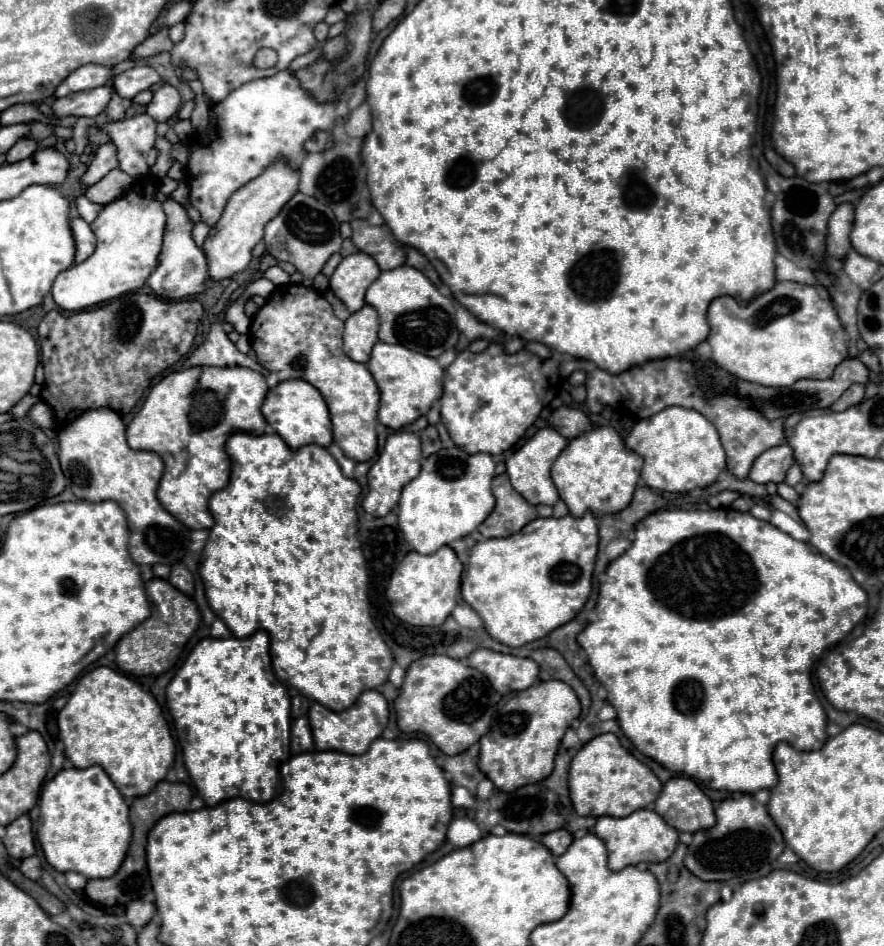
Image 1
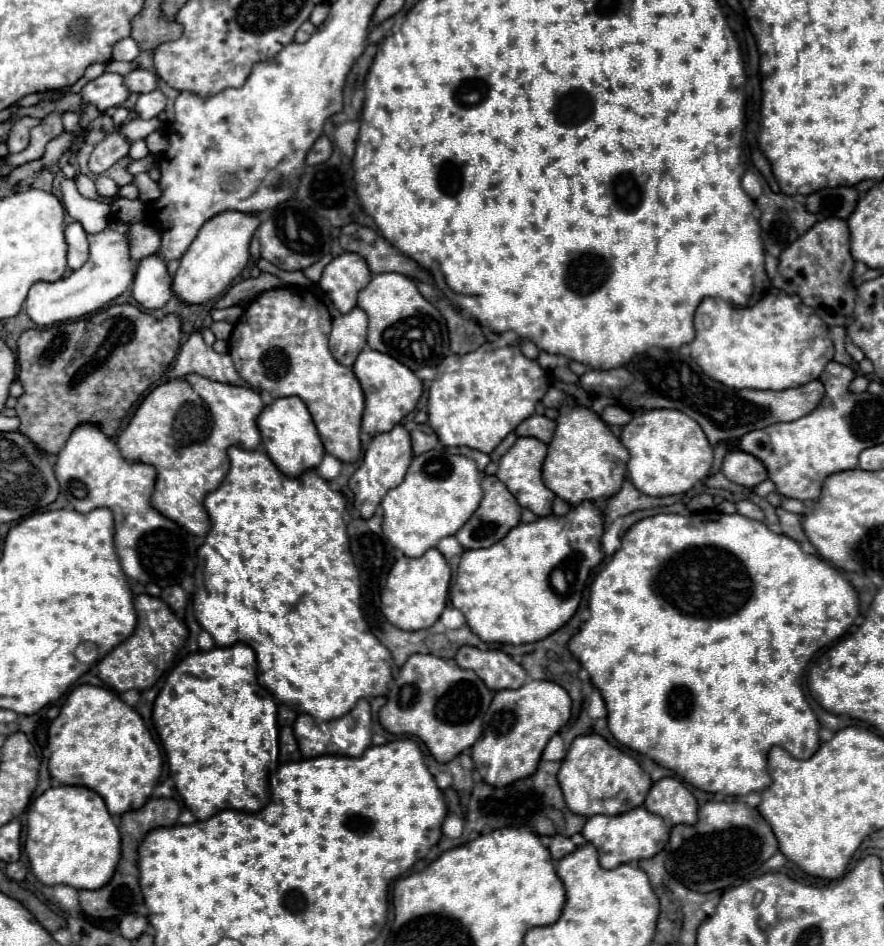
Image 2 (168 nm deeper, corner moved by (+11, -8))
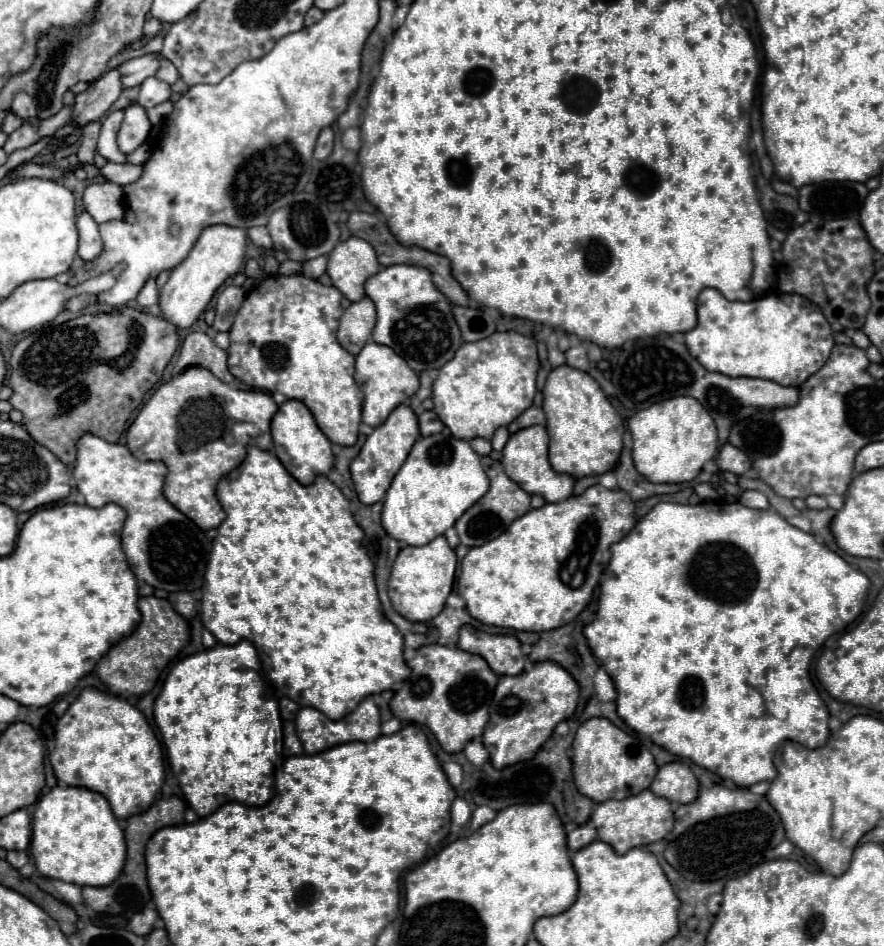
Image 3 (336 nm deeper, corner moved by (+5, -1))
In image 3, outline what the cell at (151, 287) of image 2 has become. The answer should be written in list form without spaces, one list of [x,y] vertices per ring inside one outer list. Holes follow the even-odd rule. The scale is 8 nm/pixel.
[[[150,278],[150,280],[144,284],[144,288],[140,290],[140,294],[138,294],[136,300],[138,300],[138,304],[140,304],[142,308],[148,308],[148,306],[156,304],[158,298],[160,298],[160,290],[158,290],[158,286],[156,286],[156,278]]]

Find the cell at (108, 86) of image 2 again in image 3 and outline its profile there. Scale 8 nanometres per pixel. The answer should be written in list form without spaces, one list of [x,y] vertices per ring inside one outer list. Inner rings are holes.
[[[152,54],[128,60],[120,66],[120,76],[122,76],[122,88],[134,88],[140,86],[146,78],[154,76],[154,70],[158,68],[158,58]]]

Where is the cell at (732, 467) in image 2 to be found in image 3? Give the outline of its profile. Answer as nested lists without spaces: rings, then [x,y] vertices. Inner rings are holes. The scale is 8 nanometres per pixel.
[[[726,444],[726,446],[720,450],[716,462],[718,462],[720,470],[728,470],[728,472],[734,472],[734,474],[738,474],[738,476],[746,474],[746,472],[752,468],[750,458],[748,458],[742,450],[738,450],[736,446],[732,446],[732,444]]]

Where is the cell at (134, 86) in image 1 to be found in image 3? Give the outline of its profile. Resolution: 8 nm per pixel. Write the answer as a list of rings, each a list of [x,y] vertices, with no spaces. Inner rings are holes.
[[[160,60],[160,66],[158,66],[158,72],[156,72],[156,78],[158,80],[162,80],[162,82],[166,82],[166,84],[174,84],[178,78],[180,78],[180,74],[178,74],[178,70],[174,68],[174,64],[172,62],[168,62],[168,60]]]

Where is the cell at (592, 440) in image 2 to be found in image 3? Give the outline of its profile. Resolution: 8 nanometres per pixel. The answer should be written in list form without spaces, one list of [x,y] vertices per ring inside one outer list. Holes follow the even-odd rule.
[[[570,366],[554,368],[544,386],[546,430],[550,434],[550,466],[572,478],[602,476],[614,470],[624,448],[624,424],[602,388],[586,372]]]

